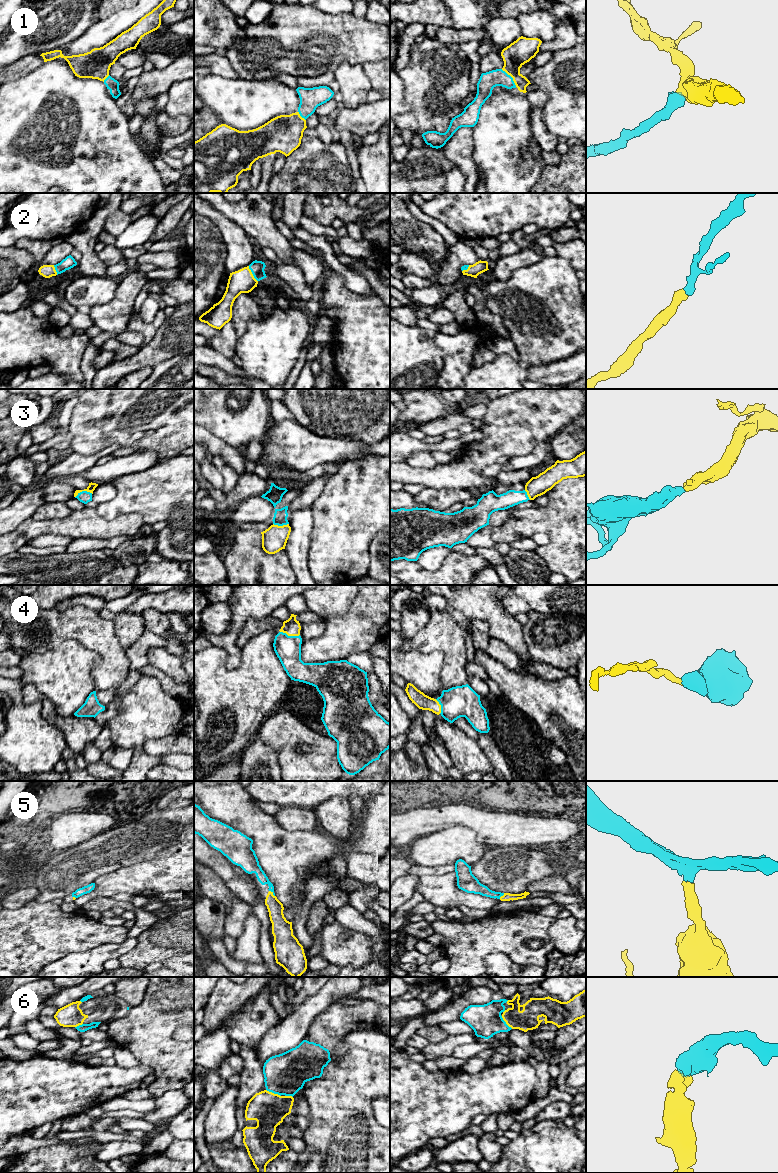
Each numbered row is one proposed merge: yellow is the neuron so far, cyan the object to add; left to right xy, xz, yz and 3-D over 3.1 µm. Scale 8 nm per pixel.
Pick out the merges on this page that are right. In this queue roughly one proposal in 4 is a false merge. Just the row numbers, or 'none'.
1, 2, 3, 4, 5, 6

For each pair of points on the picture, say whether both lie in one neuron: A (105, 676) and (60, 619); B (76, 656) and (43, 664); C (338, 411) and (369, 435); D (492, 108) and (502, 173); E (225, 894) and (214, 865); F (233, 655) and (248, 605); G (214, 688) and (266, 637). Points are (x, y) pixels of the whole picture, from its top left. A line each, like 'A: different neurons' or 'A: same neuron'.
A: same neuron
B: same neuron
C: same neuron
D: same neuron
E: different neurons
F: same neuron
G: same neuron

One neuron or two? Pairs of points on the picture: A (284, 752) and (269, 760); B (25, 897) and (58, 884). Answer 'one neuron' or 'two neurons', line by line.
A: two neurons
B: two neurons

